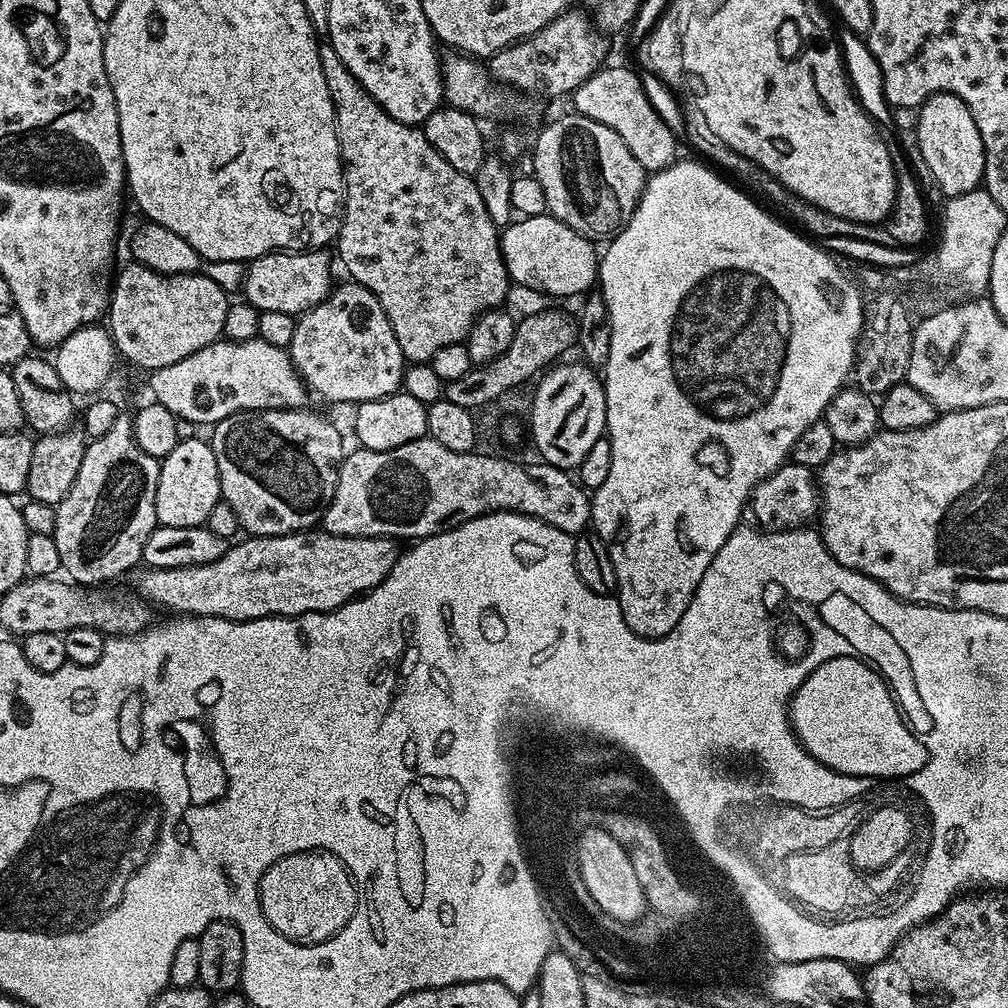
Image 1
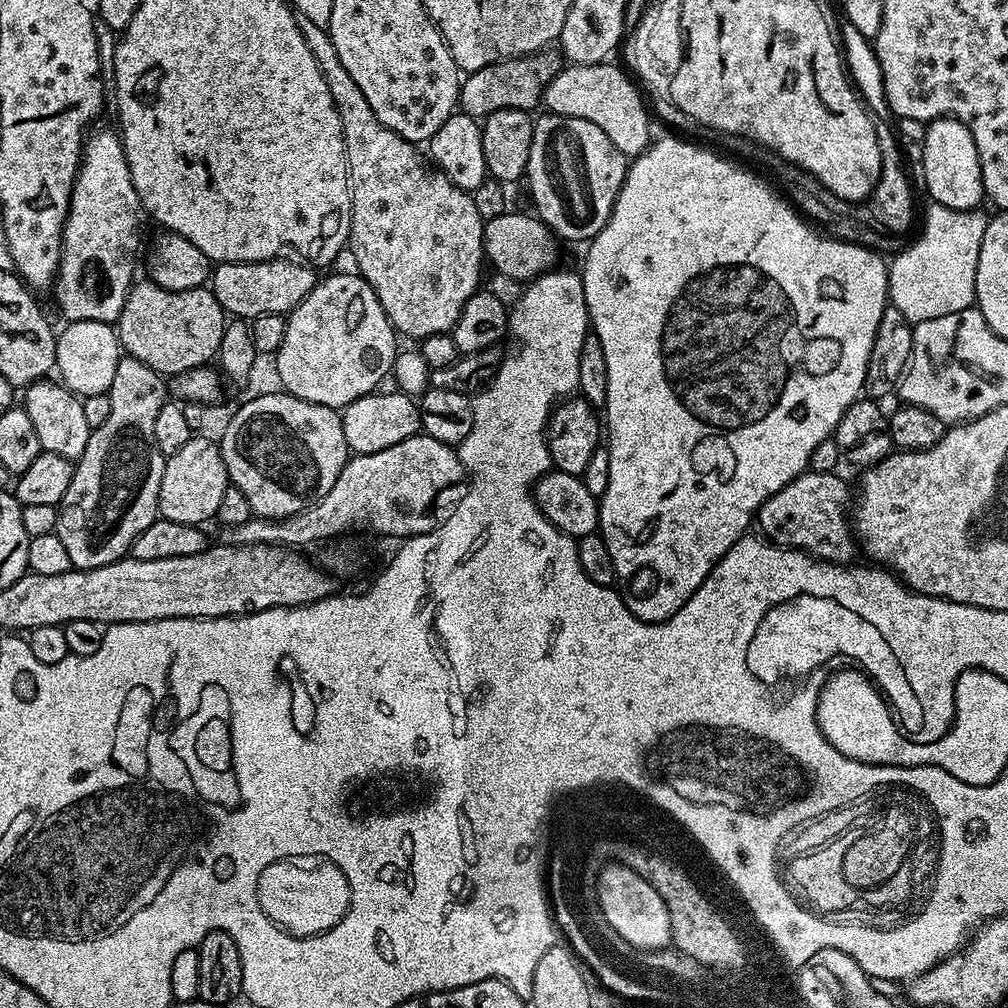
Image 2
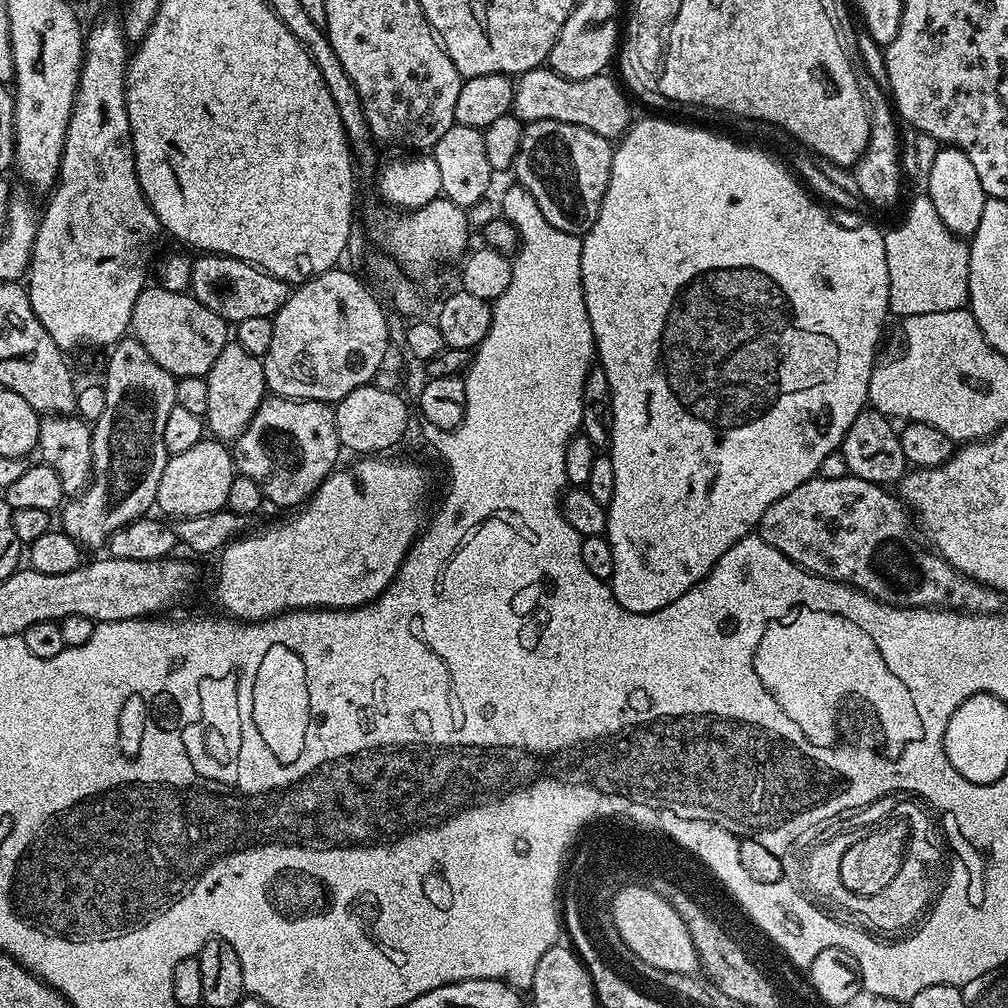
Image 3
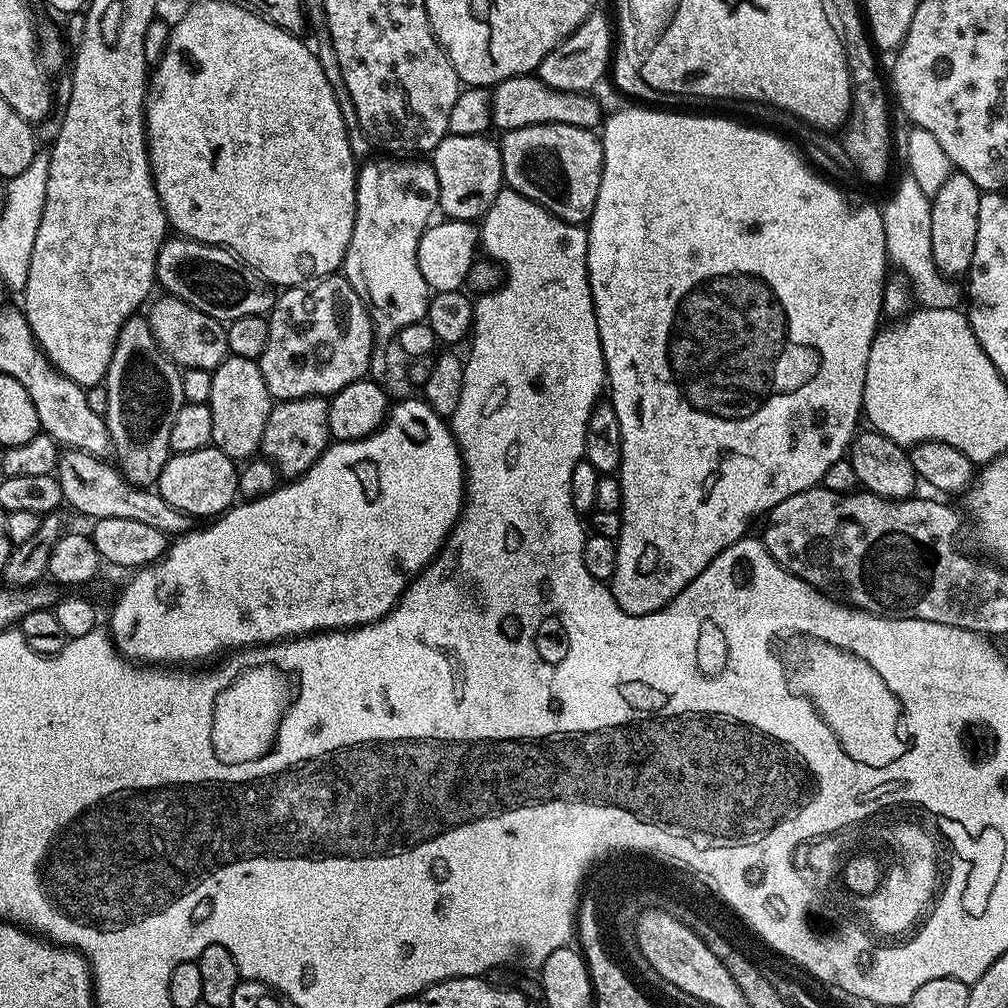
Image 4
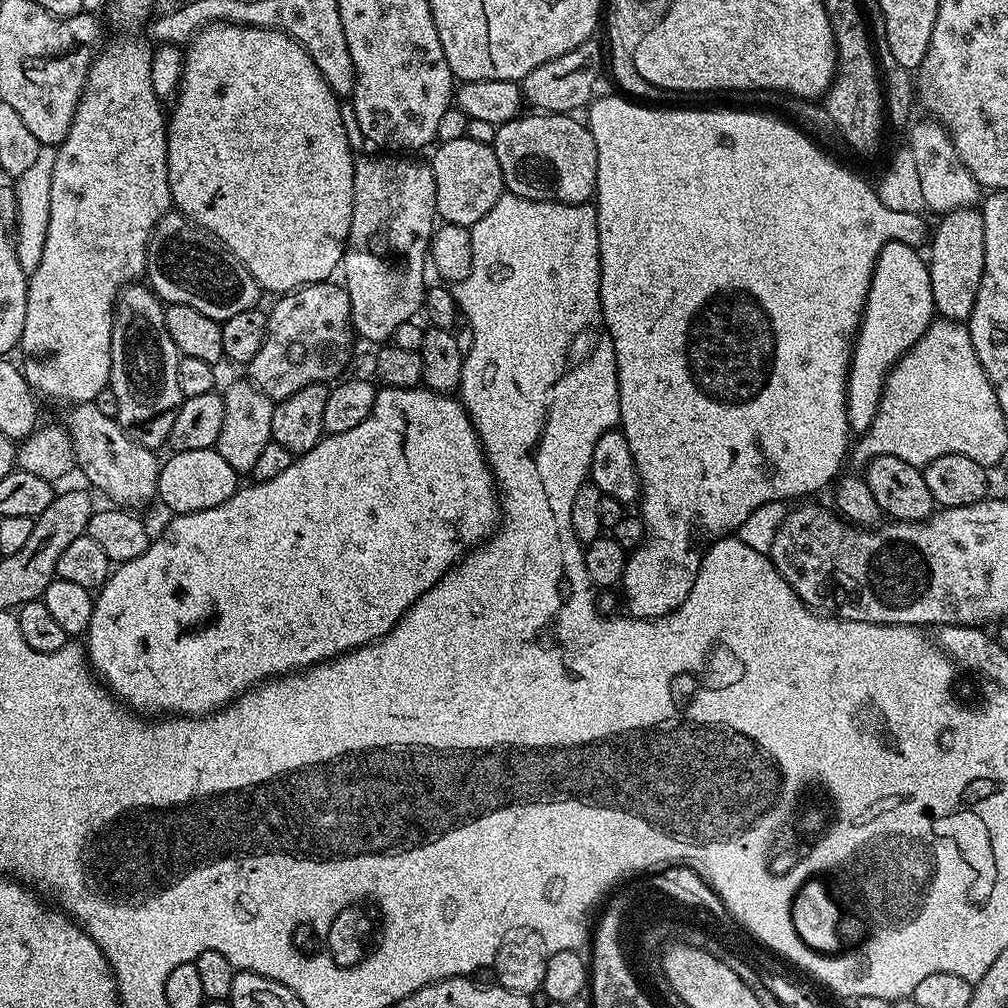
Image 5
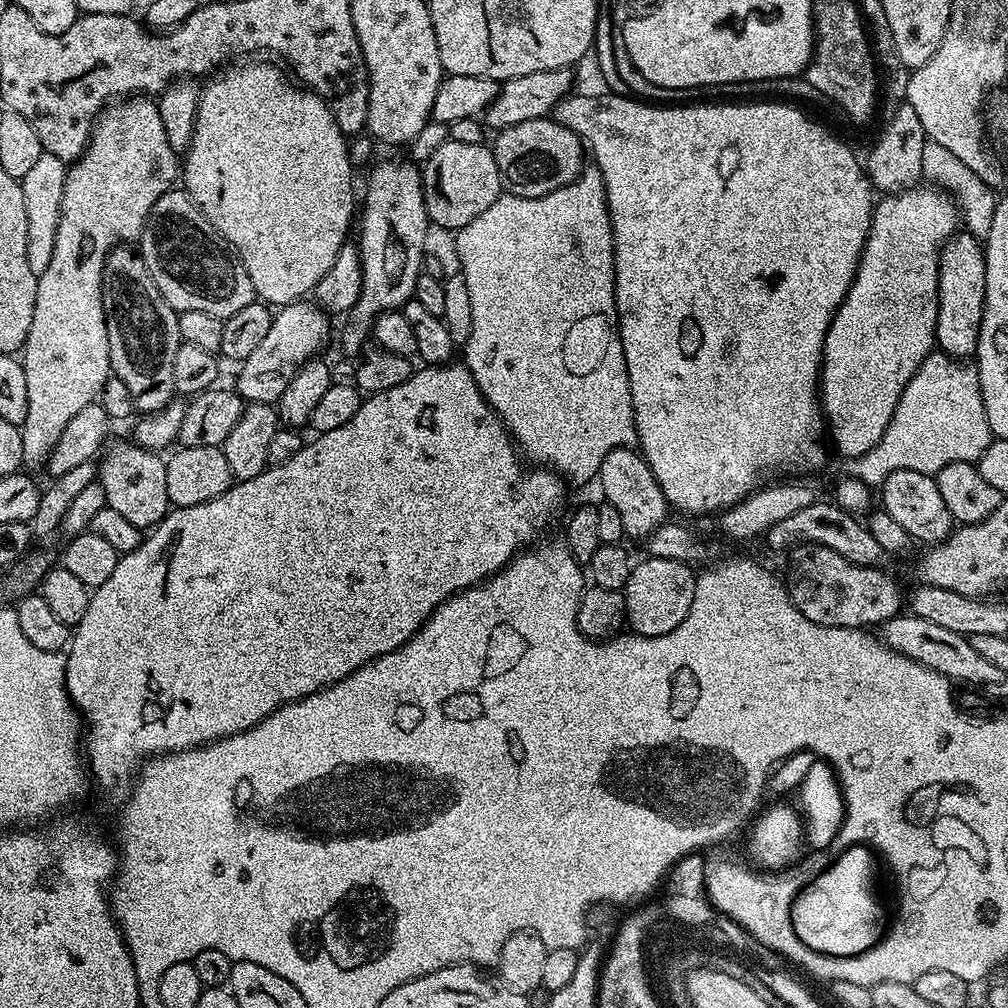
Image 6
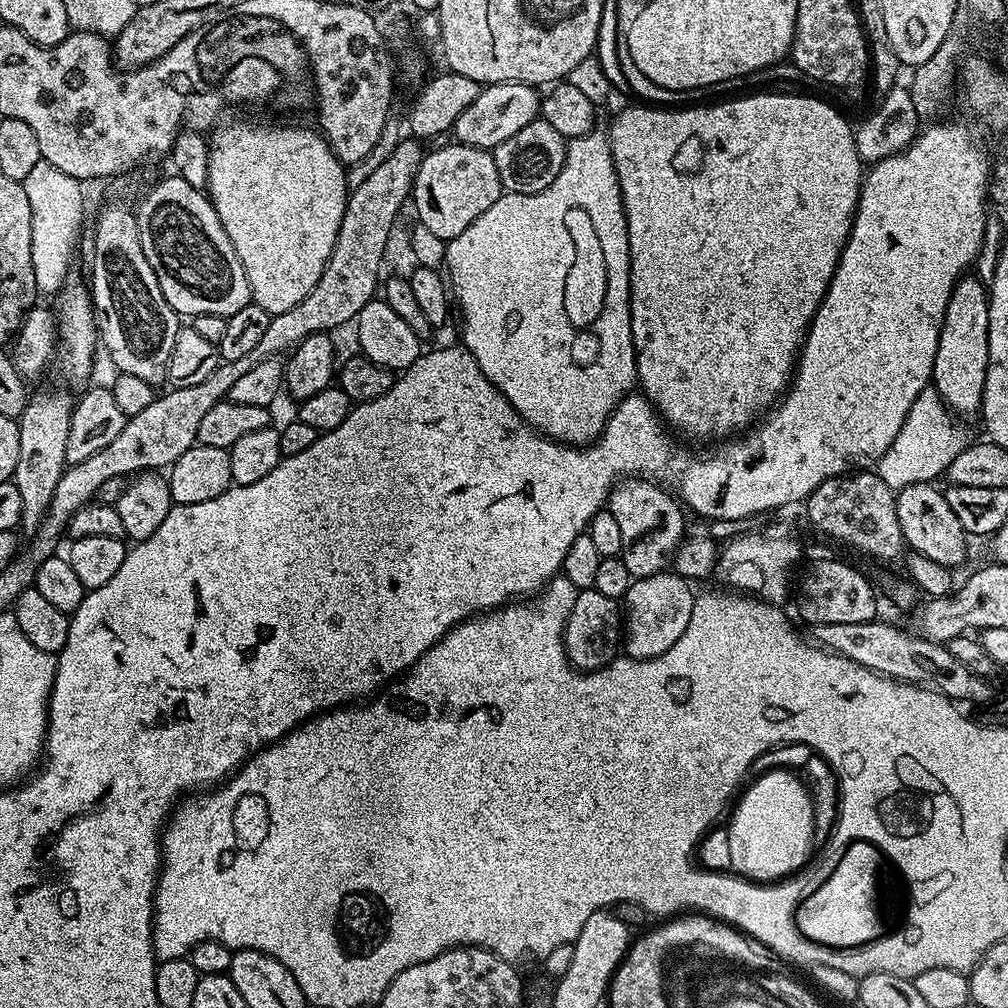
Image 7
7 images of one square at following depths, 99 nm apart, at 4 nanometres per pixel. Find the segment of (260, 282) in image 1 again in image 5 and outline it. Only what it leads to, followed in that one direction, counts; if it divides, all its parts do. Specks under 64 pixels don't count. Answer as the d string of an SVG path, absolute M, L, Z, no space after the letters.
M175 210L163 216L148 239L146 280L161 301L190 306L221 322L241 310L257 307L256 299L262 296L250 270L230 249Z

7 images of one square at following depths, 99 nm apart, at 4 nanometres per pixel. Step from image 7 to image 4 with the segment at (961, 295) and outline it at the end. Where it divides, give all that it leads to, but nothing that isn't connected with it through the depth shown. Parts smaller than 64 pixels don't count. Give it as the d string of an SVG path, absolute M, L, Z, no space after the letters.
M953 171L946 182L943 182L941 189L931 197L930 242L936 268L942 276L963 277L972 265L978 238L978 202L981 195L979 186L970 182L964 172Z

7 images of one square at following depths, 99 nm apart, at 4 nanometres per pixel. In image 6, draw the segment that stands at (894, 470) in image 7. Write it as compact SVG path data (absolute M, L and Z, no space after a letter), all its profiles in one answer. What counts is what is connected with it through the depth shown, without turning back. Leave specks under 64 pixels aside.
M934 350L922 362L922 366L918 366L914 378L906 382L902 398L898 398L894 416L890 418L890 424L886 426L886 432L882 434L879 442L870 450L866 450L866 454L849 459L847 464L852 471L849 473L869 486L883 484L884 479L894 470L918 470L922 474L935 477L936 472L950 462L979 461L980 455L991 446L993 439L975 367L971 363L961 362L955 356Z

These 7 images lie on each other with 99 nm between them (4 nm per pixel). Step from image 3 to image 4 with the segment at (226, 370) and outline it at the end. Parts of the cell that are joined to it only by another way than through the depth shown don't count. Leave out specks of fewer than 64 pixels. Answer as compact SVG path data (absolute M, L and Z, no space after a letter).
M231 354L225 356L224 361L212 372L210 398L207 402L214 422L212 444L231 460L247 462L253 459L260 452L266 418L270 418L273 403L266 378L262 378L257 361Z

